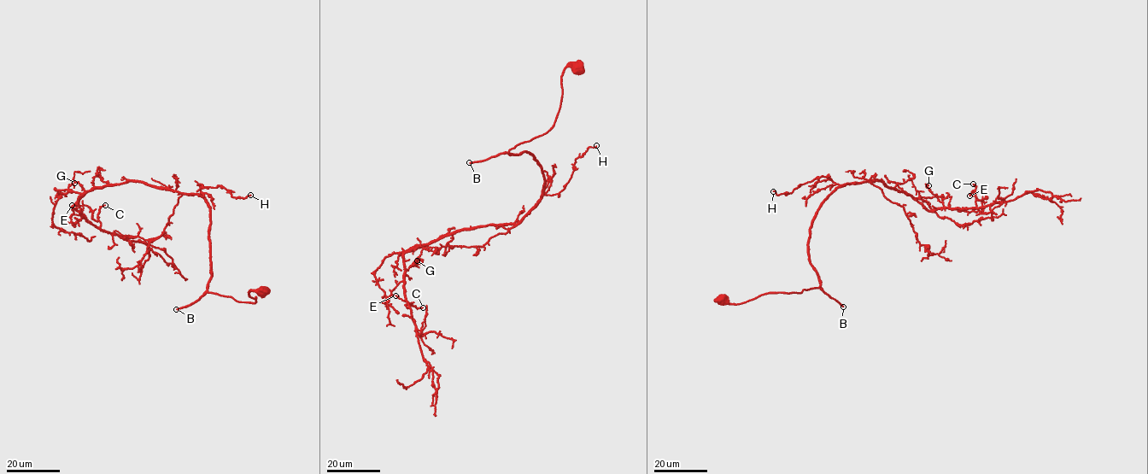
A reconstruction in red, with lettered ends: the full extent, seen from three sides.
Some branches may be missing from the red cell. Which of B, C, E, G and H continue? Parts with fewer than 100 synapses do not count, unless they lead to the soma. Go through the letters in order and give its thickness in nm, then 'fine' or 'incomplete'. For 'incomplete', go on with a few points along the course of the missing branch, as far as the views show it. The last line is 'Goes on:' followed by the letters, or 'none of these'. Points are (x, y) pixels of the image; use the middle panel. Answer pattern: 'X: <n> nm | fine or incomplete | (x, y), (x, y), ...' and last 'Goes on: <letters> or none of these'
B: 240 nm | incomplete
C: 170 nm | fine
E: 80 nm | fine
G: 160 nm | fine
H: 120 nm | fine
Goes on: B

